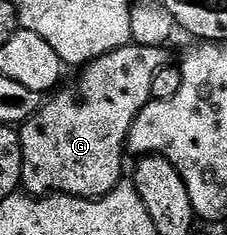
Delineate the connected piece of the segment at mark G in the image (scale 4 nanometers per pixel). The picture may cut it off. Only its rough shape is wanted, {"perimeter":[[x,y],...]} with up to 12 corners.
{"perimeter":[[168,47],[89,61],[20,125],[21,188],[97,200]]}

